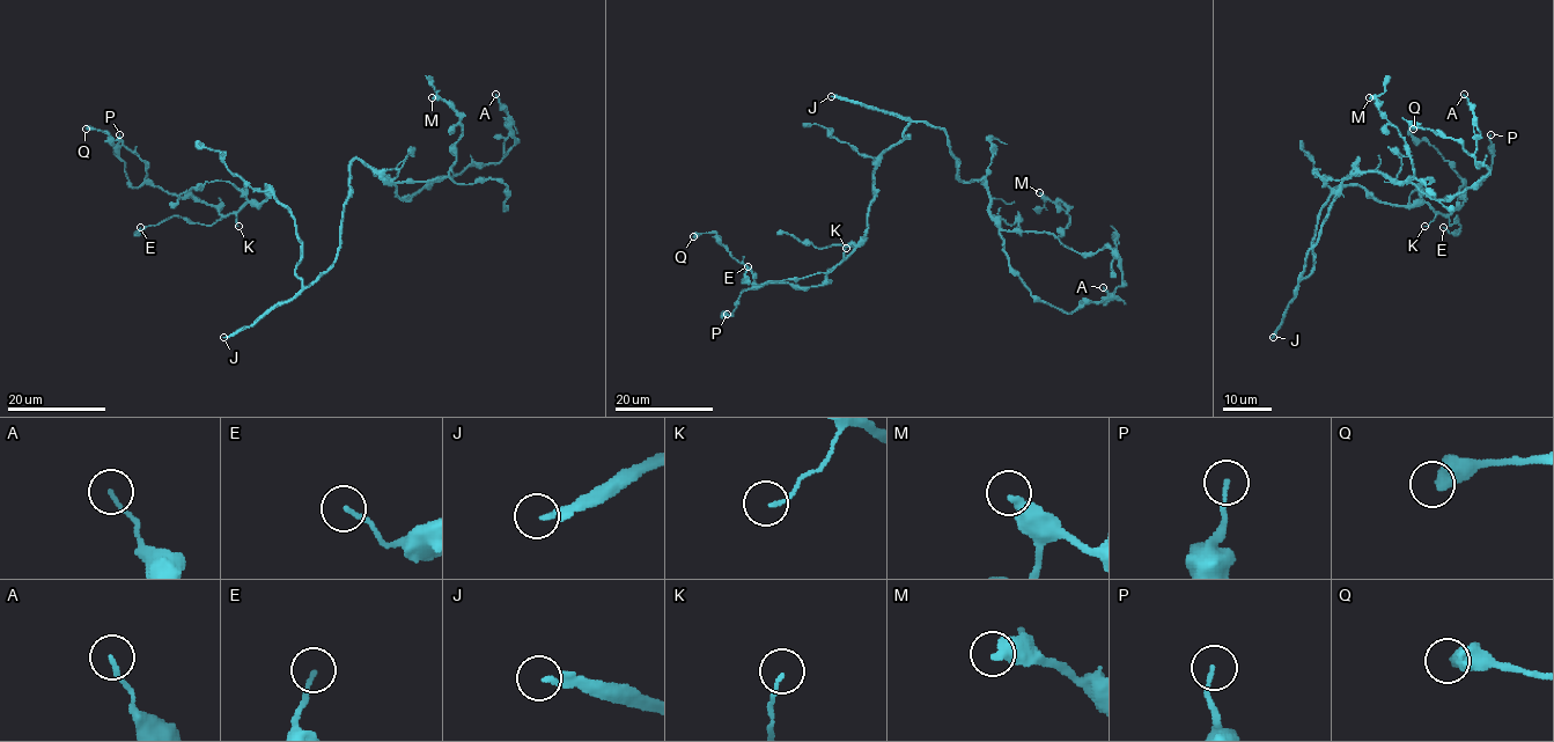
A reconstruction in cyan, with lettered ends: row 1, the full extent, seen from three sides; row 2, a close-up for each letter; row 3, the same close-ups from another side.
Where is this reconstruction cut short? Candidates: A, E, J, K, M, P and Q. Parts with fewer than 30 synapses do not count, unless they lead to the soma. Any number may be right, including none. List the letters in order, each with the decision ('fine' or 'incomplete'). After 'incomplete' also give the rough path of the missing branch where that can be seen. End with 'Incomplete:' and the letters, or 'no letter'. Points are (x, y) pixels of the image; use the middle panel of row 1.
A: fine
E: fine
J: incomplete
K: fine
M: fine
P: fine
Q: fine
Incomplete: J

